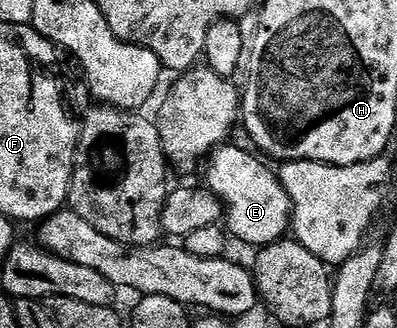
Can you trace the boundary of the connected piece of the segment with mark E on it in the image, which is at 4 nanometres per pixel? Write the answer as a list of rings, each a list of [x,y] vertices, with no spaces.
[[[232,142],[217,148],[209,157],[206,166],[206,187],[224,204],[226,228],[235,239],[237,236],[242,243],[256,244],[255,246],[275,244],[277,240],[283,240],[289,235],[292,203],[279,175],[273,169],[271,172],[263,164],[265,161],[255,151],[252,152],[235,148]]]

